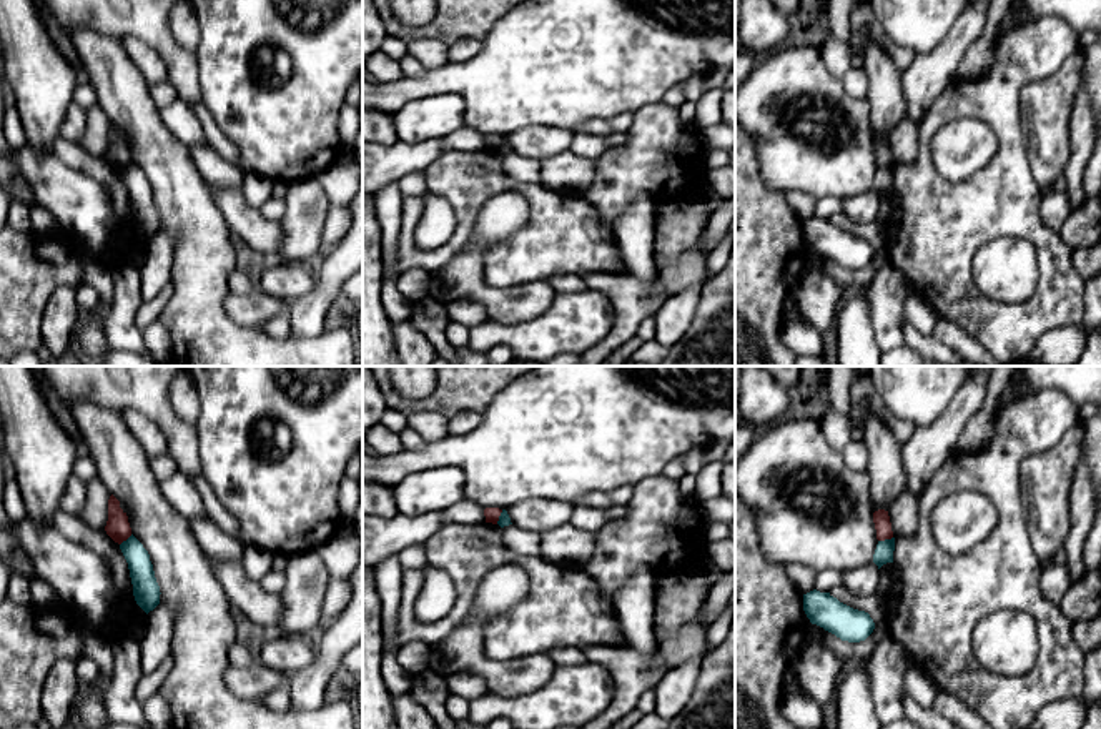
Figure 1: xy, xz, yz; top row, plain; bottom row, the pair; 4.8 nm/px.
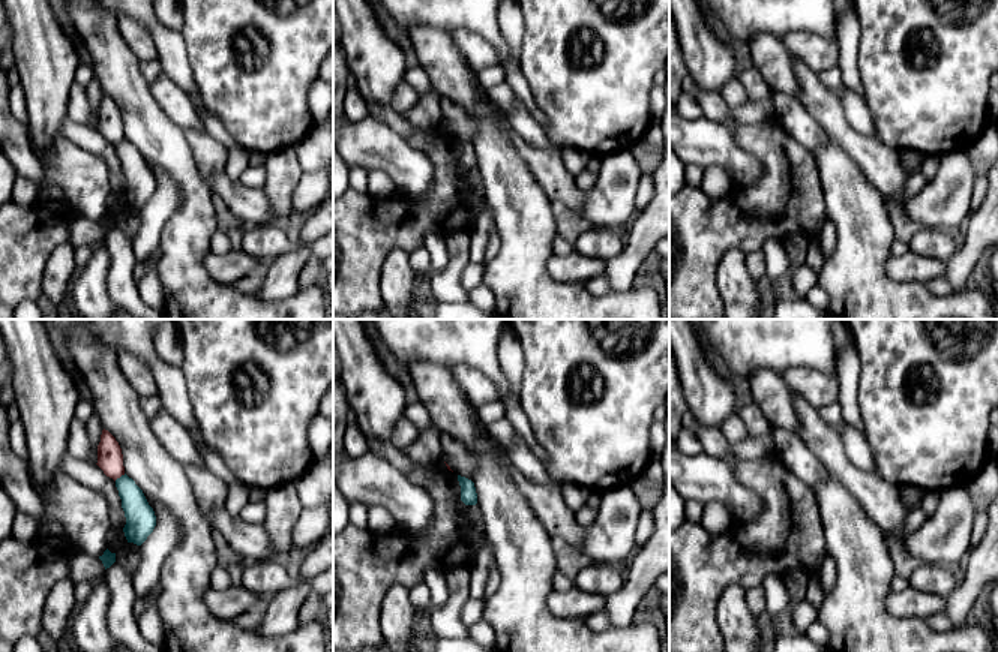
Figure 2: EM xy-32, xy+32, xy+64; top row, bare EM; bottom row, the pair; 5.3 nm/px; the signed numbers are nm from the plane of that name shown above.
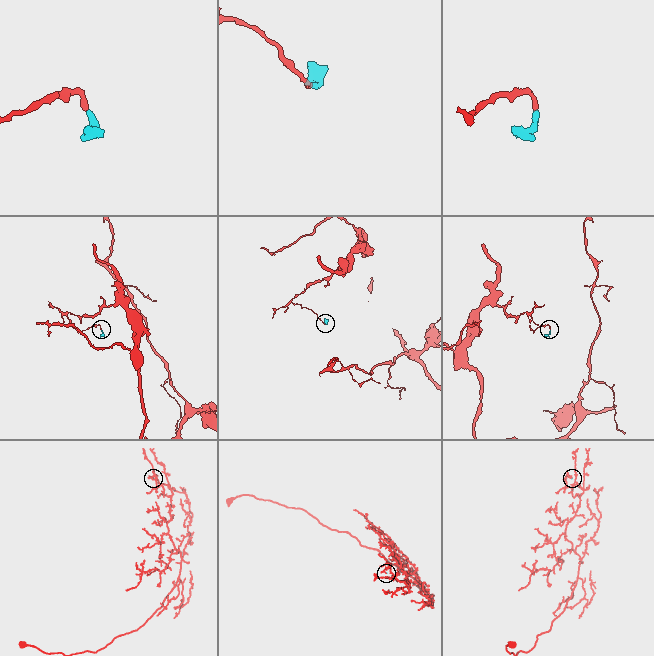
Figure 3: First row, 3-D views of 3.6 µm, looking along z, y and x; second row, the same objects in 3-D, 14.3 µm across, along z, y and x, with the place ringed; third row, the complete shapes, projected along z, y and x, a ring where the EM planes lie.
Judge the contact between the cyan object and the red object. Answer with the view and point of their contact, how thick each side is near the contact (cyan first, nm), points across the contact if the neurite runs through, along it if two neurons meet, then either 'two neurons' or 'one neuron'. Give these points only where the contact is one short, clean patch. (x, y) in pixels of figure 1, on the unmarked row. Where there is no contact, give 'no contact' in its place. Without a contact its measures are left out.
contact yz (885, 167); calibres 90 and 80 nm; border yz (892, 163), (878, 168); two neurons

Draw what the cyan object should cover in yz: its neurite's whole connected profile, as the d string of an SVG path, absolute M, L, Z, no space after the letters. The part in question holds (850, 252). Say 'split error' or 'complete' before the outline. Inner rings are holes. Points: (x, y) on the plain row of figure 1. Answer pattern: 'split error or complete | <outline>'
complete | M813 216L803 221L803 238L812 251L823 255L842 268L865 268L875 256L868 240L840 230L830 220Z

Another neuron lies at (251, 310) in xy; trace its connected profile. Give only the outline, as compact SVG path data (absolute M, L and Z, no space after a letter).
M253 288L246 295L230 295L225 311L231 321L246 328L261 328L266 321L289 310L289 303Z

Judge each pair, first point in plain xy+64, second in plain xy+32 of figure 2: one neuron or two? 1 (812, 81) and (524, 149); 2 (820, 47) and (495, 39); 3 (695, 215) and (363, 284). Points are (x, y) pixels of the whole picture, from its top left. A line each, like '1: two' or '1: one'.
1: one
2: two
3: one

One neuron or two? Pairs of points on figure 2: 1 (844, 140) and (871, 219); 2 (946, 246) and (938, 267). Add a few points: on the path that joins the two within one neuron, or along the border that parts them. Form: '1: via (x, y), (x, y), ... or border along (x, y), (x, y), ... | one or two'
1: border along (827, 134), (854, 159), (869, 180) | two
2: border along (910, 249), (944, 261) | two

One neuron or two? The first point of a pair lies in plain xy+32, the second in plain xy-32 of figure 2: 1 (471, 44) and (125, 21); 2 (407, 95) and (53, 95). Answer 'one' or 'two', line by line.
1: one
2: two

